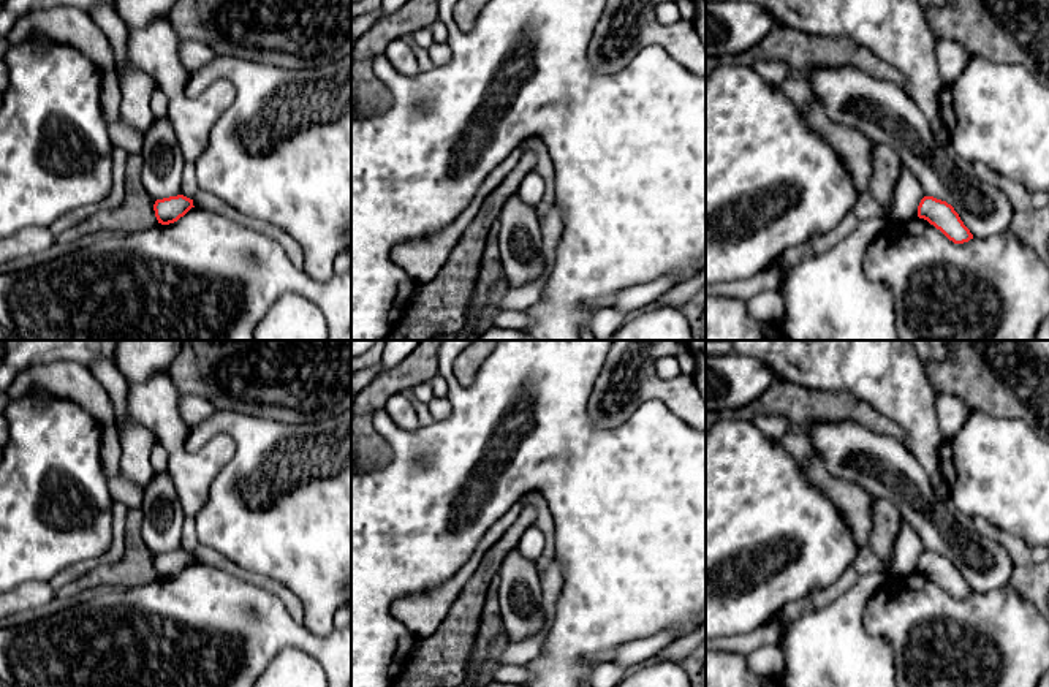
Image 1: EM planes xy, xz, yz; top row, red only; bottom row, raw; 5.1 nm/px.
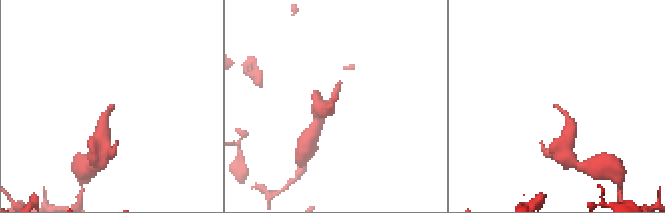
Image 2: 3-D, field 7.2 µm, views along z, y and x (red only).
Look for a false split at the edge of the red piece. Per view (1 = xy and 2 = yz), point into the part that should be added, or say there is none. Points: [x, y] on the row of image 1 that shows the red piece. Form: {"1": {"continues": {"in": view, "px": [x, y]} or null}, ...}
{"1": {"continues": null}, "2": {"continues": null}}

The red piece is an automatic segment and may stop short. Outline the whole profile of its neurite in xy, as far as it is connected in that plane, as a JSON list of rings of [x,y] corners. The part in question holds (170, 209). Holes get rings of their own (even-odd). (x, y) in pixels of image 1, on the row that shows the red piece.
[[[177,195],[163,199],[157,199],[153,204],[155,217],[158,223],[169,225],[184,217],[193,206],[193,199]]]

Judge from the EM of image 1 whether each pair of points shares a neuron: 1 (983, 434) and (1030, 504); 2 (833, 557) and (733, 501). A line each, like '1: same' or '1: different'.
1: same
2: same

